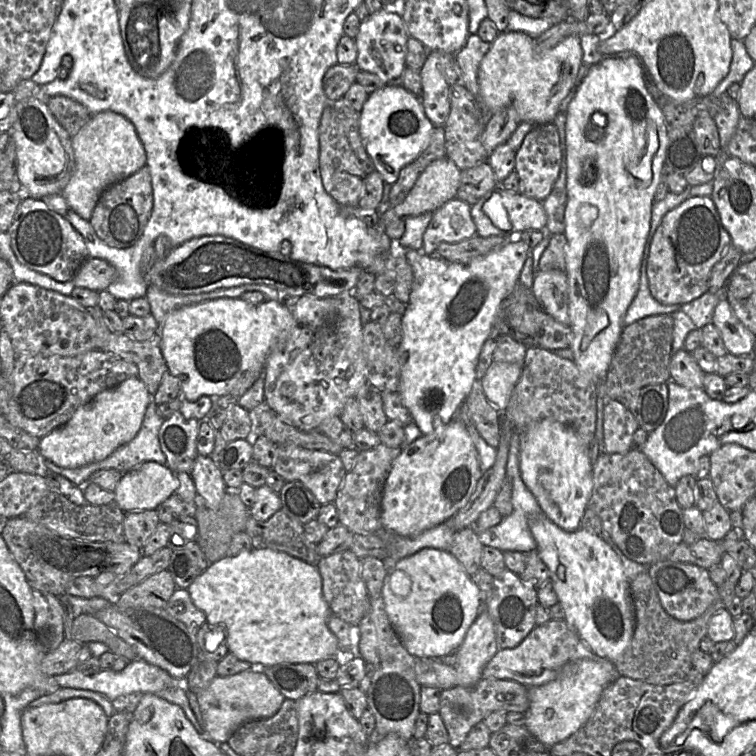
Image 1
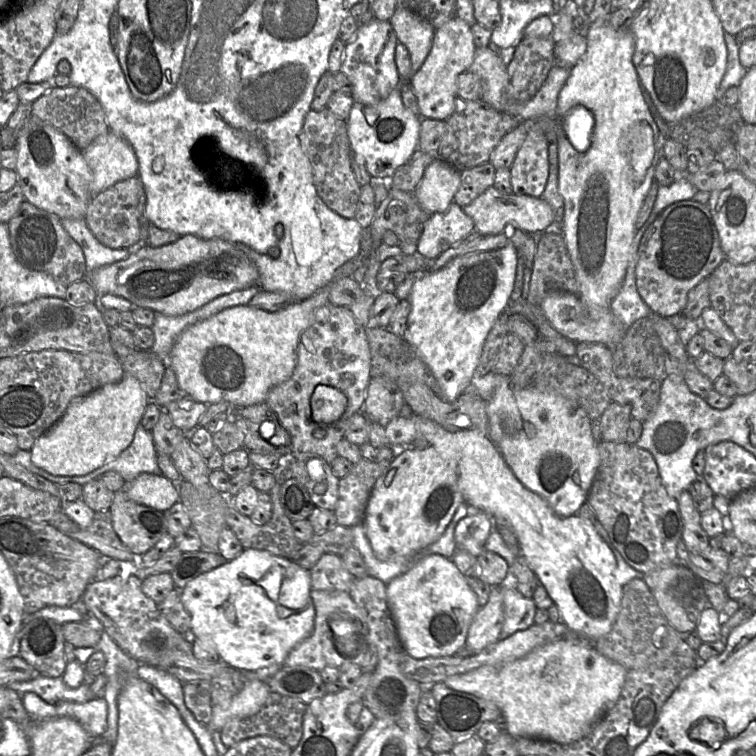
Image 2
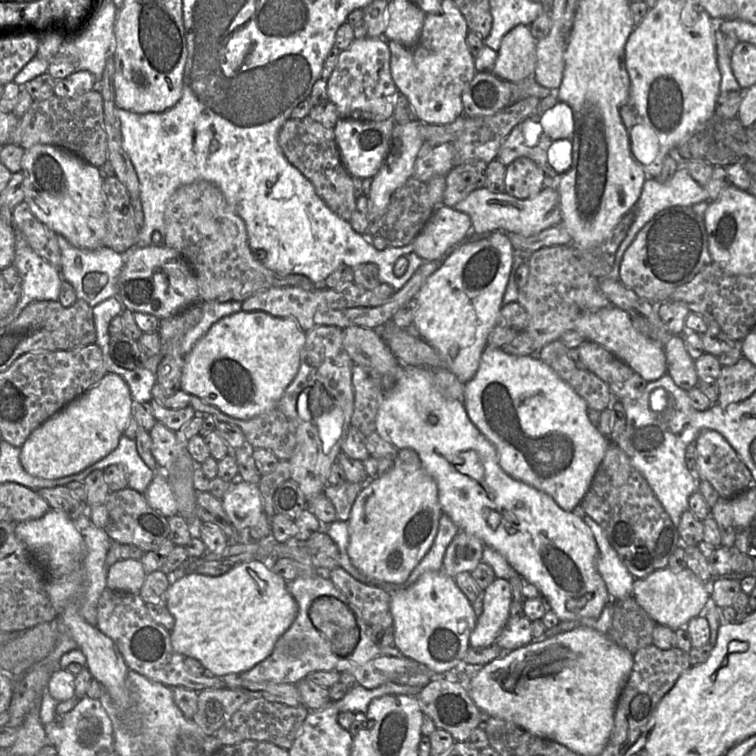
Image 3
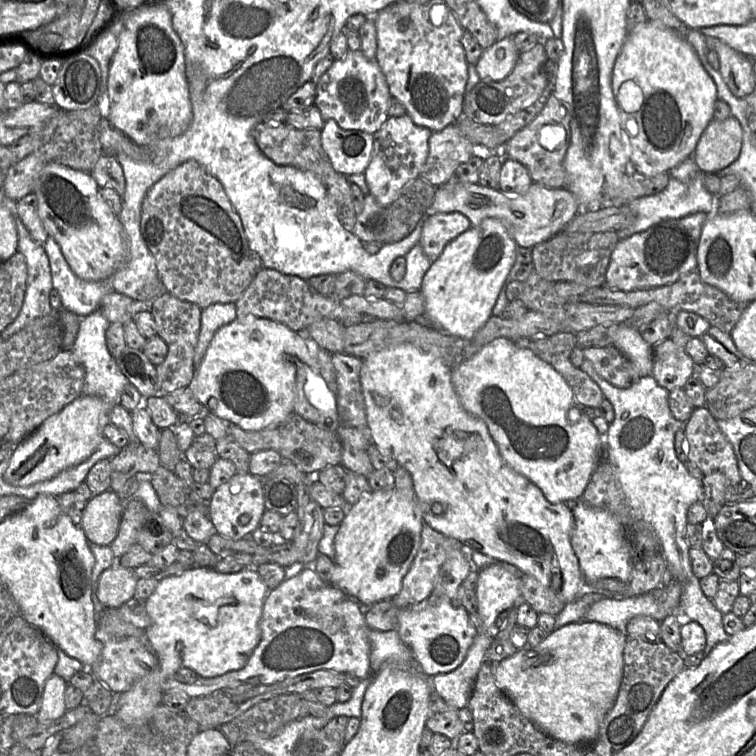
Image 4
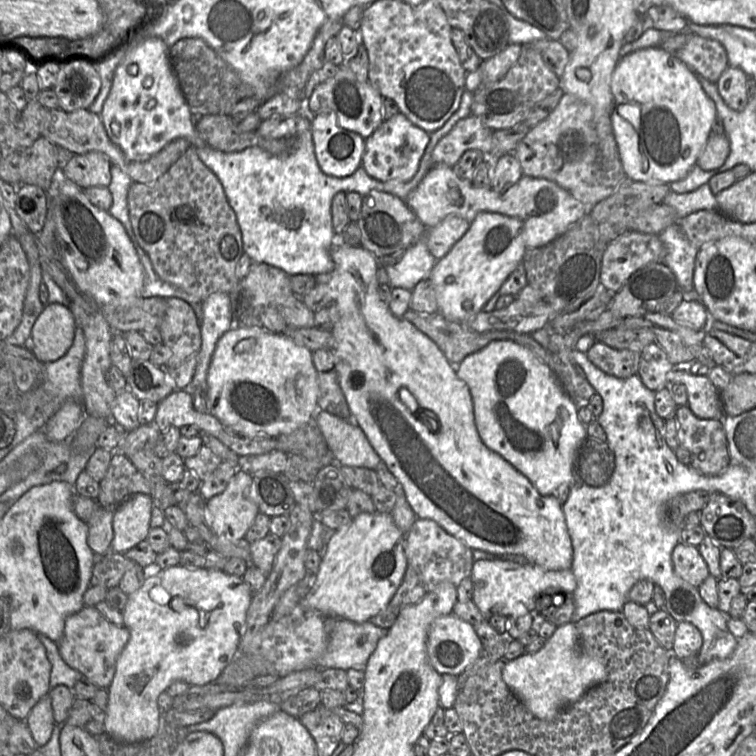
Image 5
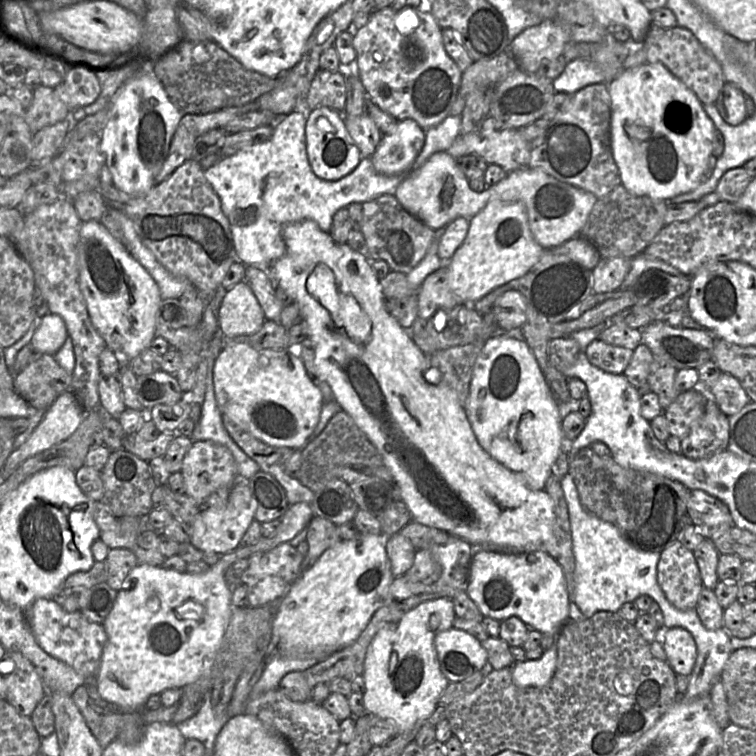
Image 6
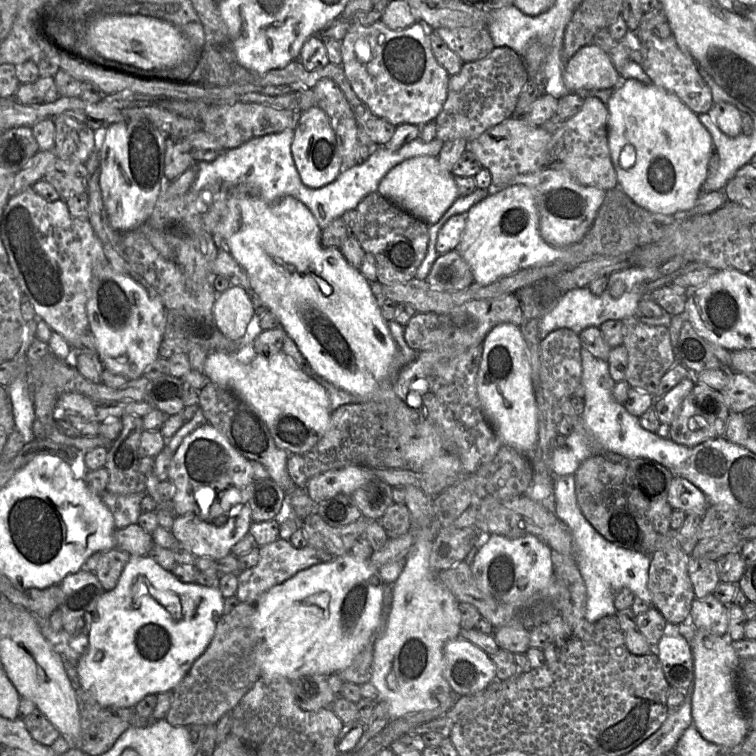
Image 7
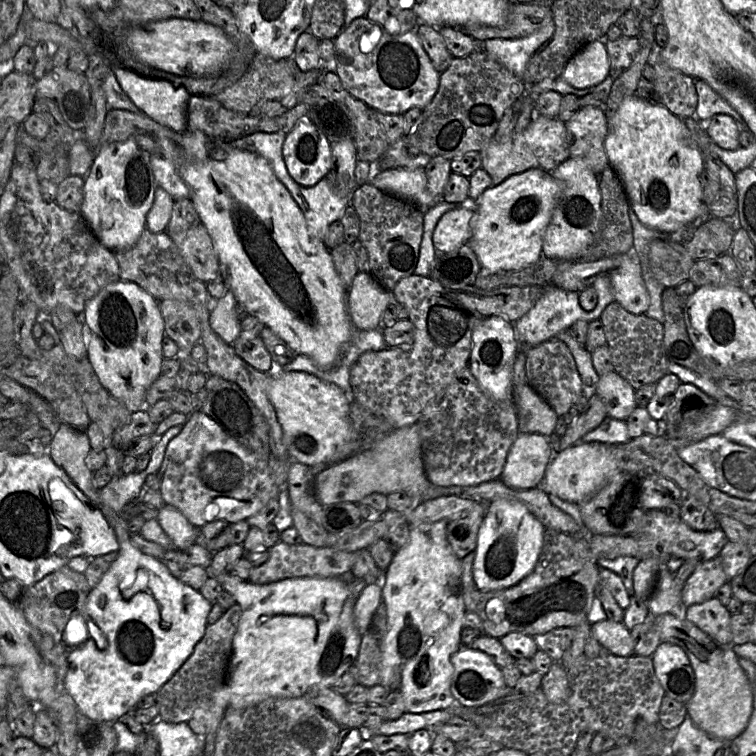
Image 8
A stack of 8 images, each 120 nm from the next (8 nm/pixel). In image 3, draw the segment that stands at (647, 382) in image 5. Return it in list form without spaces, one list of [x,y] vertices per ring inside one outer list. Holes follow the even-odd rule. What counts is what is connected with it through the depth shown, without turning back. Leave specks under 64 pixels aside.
[[[673,335],[663,349],[667,362],[667,374],[675,384],[686,391],[695,388],[699,377],[695,361],[687,351],[683,336]]]

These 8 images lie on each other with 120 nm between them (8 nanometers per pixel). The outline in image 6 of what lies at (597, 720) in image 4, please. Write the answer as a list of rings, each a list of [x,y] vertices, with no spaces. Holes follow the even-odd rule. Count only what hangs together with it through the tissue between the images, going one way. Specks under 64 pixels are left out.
[[[557,637],[555,643],[537,660],[515,662],[511,667],[513,682],[519,687],[542,687],[548,684],[557,663]]]

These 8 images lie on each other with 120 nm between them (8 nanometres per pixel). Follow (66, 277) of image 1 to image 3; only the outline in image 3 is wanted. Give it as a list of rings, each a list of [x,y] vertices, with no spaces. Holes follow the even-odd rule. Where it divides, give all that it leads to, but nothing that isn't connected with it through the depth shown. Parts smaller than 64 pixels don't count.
[[[25,201],[17,205],[12,213],[13,222],[22,232],[29,246],[59,270],[61,251],[58,234],[39,221]]]

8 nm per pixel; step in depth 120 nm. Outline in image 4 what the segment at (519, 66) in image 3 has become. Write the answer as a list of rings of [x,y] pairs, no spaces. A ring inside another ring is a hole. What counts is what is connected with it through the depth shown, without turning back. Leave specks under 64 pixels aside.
[[[509,36],[483,50],[475,65],[480,80],[502,81],[514,69],[519,58],[514,36]]]

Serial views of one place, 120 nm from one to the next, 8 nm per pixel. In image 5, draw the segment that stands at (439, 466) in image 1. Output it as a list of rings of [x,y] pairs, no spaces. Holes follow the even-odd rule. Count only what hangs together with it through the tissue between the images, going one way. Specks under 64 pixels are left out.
[[[362,513],[342,526],[331,537],[324,550],[319,570],[305,595],[305,604],[312,609],[355,623],[369,621],[390,602],[407,569],[405,536],[396,526],[392,513]]]

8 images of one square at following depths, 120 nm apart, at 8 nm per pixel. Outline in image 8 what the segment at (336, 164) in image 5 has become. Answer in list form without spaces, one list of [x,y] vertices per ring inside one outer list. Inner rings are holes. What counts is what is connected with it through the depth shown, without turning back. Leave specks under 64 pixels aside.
[[[309,120],[300,121],[286,134],[283,159],[291,177],[303,187],[324,179],[331,168],[331,143]]]

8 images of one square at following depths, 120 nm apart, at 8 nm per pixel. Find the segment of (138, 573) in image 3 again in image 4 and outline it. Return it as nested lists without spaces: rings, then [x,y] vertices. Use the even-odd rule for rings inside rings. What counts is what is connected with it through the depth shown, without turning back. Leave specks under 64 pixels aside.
[[[115,562],[99,577],[98,599],[105,608],[118,608],[133,598],[137,581],[133,568],[126,568]]]

